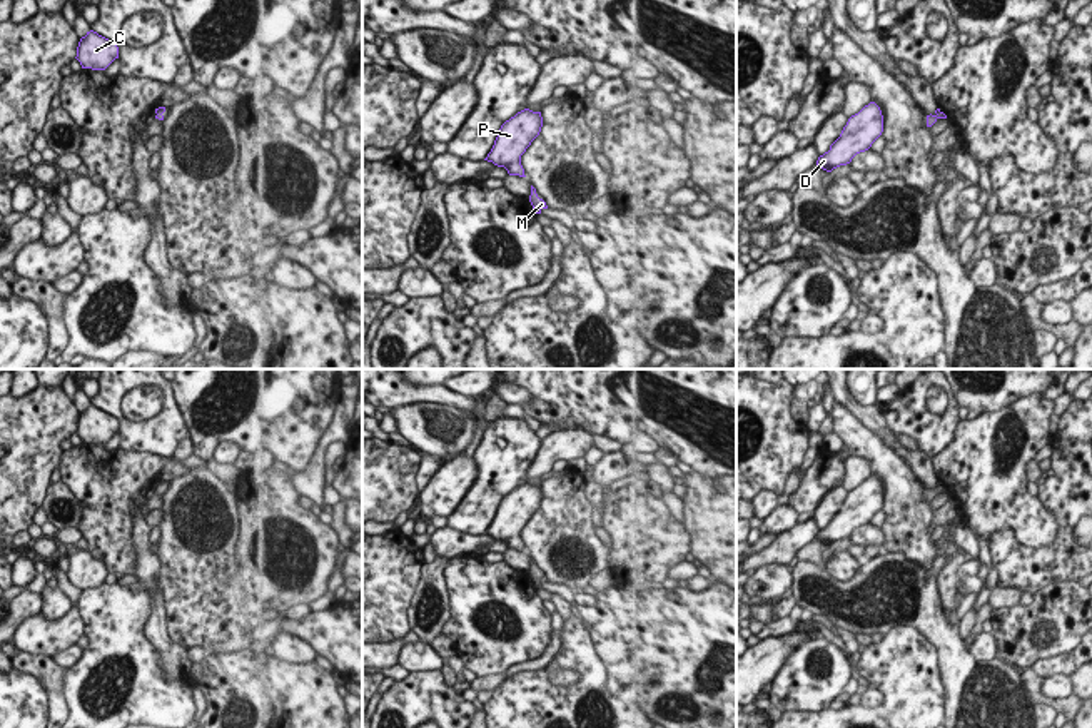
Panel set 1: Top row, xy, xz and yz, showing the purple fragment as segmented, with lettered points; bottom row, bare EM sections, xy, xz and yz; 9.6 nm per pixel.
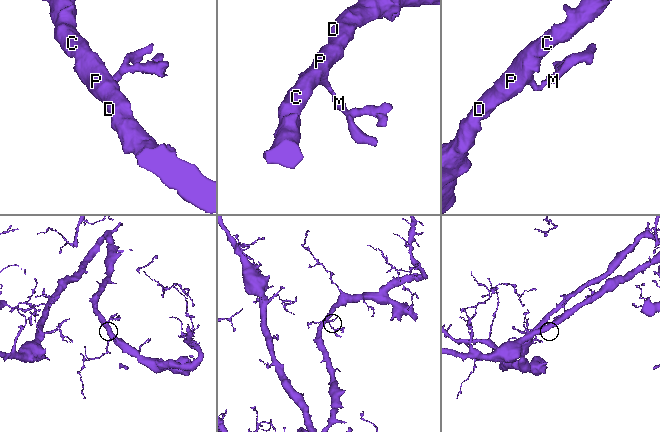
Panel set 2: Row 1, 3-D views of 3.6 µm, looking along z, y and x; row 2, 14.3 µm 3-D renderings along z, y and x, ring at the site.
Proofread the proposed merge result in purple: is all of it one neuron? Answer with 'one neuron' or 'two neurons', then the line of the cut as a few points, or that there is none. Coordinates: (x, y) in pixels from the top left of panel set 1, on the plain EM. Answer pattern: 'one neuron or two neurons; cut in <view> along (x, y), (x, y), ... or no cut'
one neuron; no cut

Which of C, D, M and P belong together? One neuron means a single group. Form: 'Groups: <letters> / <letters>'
Groups: C D M P

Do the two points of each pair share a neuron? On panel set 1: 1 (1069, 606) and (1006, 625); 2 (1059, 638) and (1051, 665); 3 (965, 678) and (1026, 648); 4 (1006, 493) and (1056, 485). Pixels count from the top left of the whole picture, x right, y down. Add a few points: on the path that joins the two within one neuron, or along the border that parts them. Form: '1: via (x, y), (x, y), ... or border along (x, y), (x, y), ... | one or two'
1: via (1054, 620), (1021, 625) | one
2: border along (1074, 648), (1039, 658), (1032, 667) | two
3: border along (997, 655), (1016, 668) | two
4: border along (1037, 496), (1052, 511), (1057, 531) | two

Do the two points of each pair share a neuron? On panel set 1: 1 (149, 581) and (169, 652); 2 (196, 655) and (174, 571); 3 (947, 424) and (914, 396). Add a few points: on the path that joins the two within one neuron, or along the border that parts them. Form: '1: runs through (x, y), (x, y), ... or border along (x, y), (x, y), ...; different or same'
1: runs through (157, 598), (157, 635); same
2: border along (187, 648), (204, 648), (207, 652); different
3: runs through (937, 424), (915, 406); same

